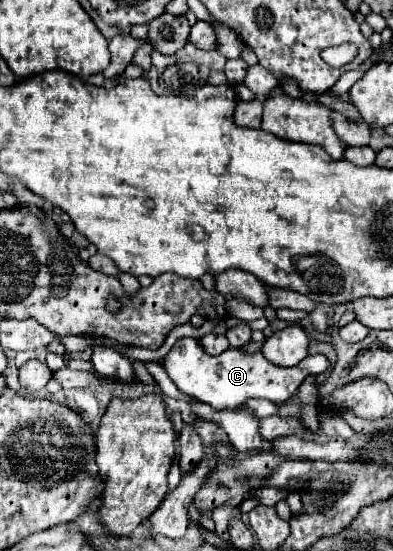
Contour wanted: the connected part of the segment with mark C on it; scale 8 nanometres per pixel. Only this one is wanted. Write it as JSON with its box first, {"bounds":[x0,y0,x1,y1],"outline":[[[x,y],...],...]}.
{"bounds":[162,338,328,410],"outline":[[[182,338],[170,352],[162,358],[162,368],[178,386],[180,392],[210,404],[214,410],[224,408],[238,408],[246,402],[246,398],[266,398],[274,404],[282,404],[294,396],[306,376],[324,372],[328,368],[328,358],[324,354],[308,356],[294,368],[280,368],[268,362],[260,352],[244,354],[240,350],[228,348],[220,356],[210,356],[202,350],[200,340],[196,338]]]}

